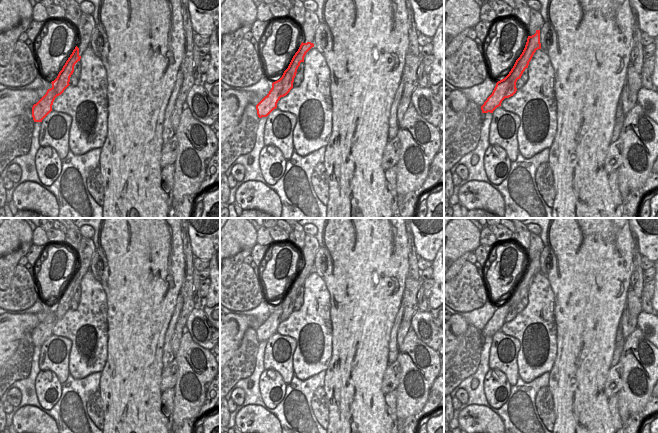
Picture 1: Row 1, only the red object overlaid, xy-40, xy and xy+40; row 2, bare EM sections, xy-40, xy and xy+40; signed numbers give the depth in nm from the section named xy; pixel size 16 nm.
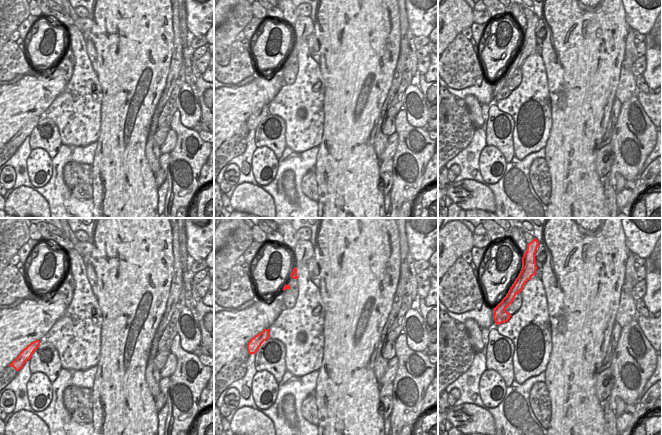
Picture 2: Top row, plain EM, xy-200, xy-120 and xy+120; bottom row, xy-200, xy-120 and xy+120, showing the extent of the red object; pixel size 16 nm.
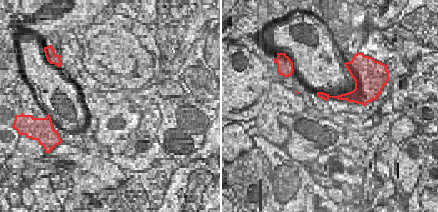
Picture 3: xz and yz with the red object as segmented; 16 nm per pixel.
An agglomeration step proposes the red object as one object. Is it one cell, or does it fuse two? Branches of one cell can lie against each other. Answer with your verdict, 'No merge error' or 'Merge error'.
Merge error

